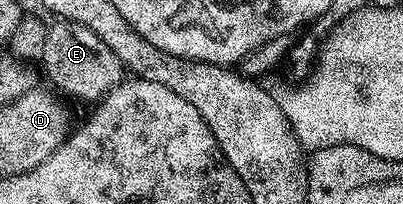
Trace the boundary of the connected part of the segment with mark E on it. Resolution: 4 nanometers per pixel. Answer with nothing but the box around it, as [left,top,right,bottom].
[39,20,123,104]

